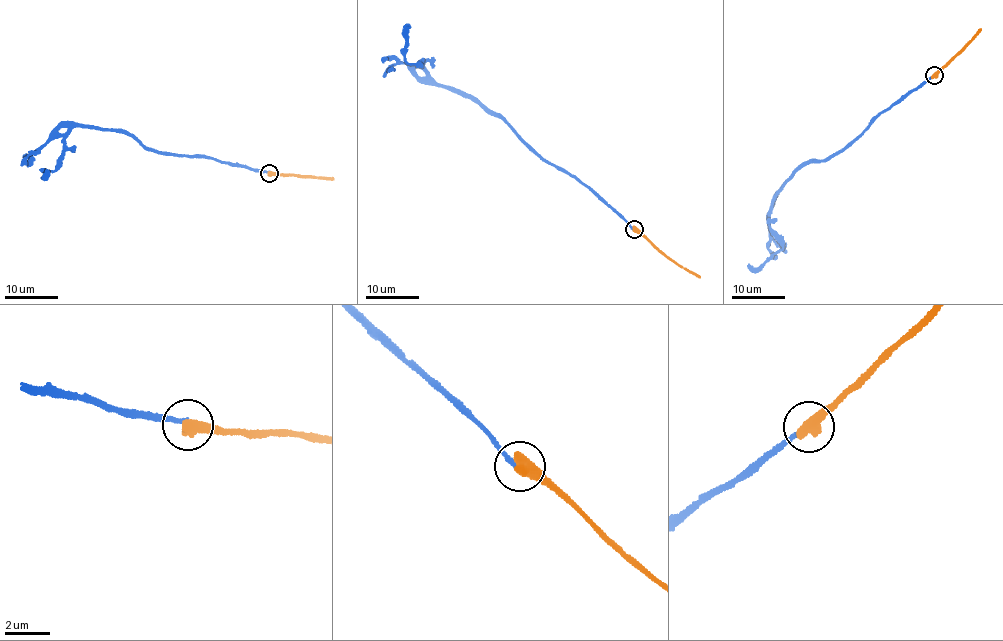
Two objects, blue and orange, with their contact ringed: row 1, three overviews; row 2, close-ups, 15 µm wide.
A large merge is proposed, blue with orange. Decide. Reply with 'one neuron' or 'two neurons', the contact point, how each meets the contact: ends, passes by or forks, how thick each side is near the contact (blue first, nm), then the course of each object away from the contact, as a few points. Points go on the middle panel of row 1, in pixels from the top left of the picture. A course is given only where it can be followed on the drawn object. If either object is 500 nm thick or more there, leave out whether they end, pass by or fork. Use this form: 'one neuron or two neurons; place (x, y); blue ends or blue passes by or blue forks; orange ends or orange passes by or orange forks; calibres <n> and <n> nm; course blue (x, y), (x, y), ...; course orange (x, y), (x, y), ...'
two neurons; place (634, 229); calibres 200 and 650 nm; course blue (634, 229), (572, 176), (541, 159), (504, 119), (436, 85), (424, 60), (410, 65), (405, 59), (407, 24); course orange (634, 229), (640, 231), (682, 267), (700, 277)

